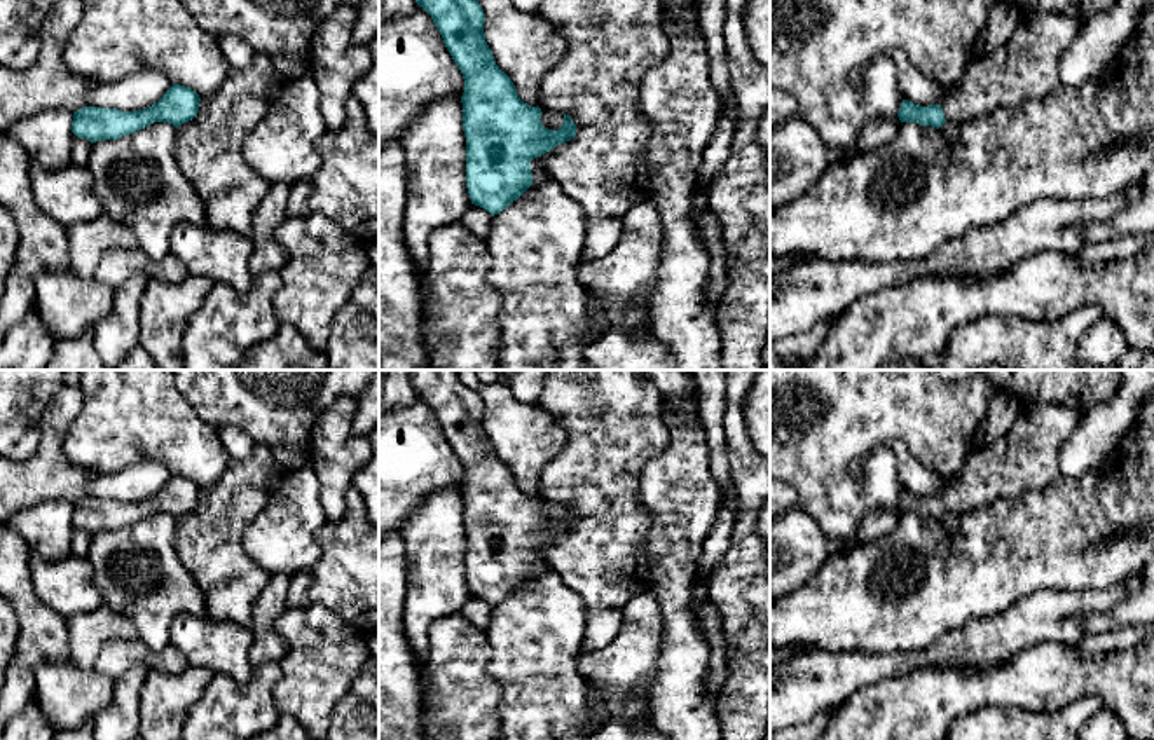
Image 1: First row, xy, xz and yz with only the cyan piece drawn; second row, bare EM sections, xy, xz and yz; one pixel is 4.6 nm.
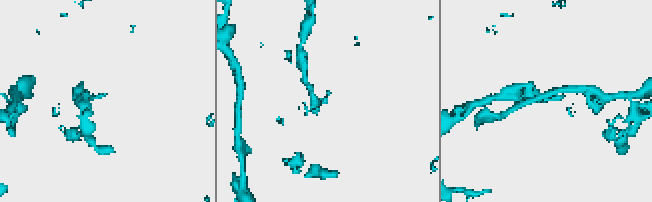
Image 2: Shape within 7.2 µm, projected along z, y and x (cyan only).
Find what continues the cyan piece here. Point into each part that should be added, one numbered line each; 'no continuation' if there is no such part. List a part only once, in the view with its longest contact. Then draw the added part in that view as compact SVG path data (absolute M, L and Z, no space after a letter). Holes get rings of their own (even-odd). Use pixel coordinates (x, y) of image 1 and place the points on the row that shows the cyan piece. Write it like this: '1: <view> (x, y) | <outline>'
1: xz (536, 164) | M534 157L531 161L531 173L532 173L532 176L548 175L546 169L545 169L545 164L543 164L543 157Z

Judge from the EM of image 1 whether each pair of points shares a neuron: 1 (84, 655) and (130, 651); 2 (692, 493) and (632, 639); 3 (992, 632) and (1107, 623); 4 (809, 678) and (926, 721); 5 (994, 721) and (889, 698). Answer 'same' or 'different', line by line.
1: different
2: different
3: different
4: different
5: different

